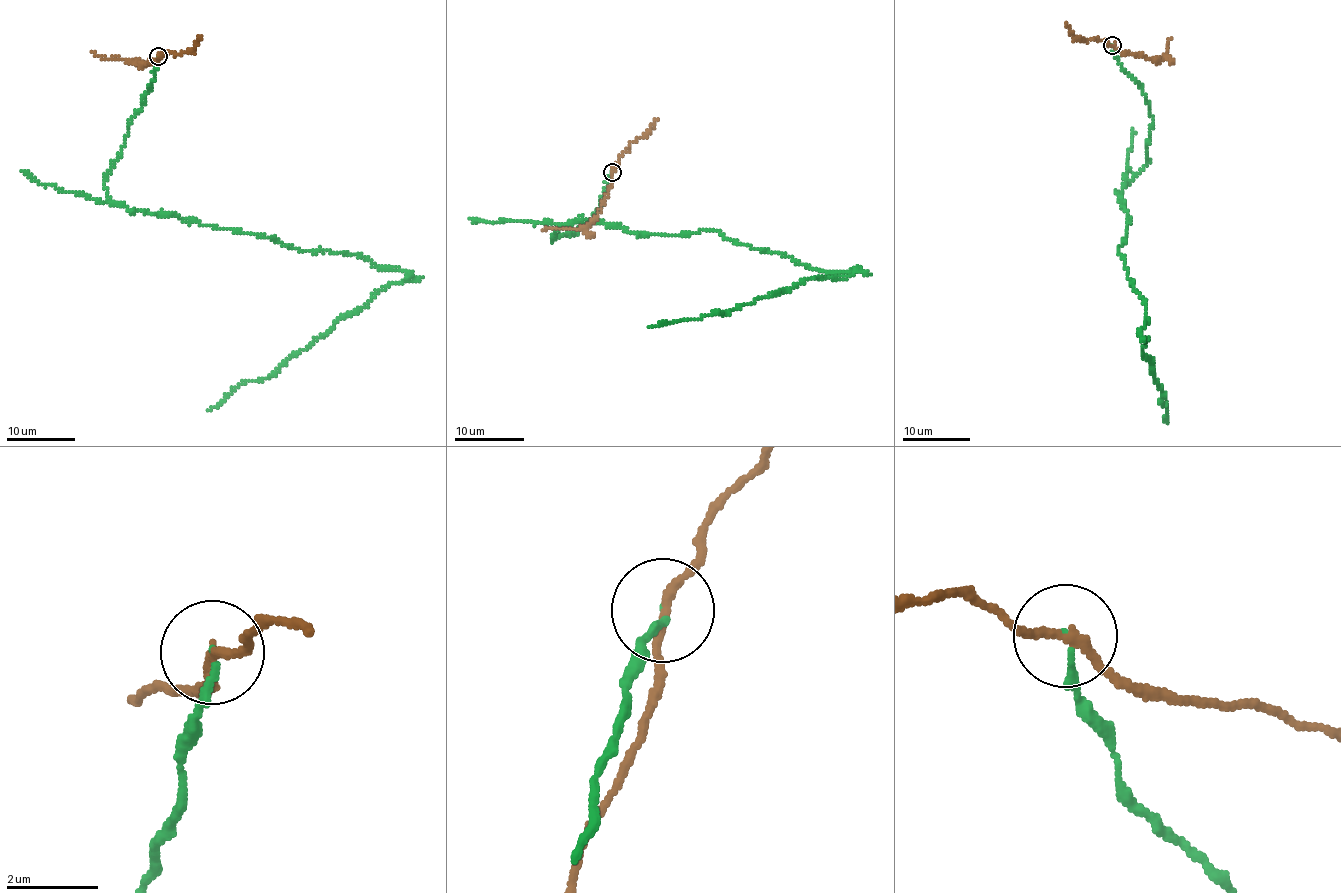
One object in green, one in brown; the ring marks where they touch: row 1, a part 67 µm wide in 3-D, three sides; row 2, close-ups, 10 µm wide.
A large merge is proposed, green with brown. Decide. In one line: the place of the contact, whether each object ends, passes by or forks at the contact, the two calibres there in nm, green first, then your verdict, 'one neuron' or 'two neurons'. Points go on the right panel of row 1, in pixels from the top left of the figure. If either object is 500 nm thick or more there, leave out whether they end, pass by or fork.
(1112, 45) | green ends | brown passes by | 120/180 nm | two neurons

